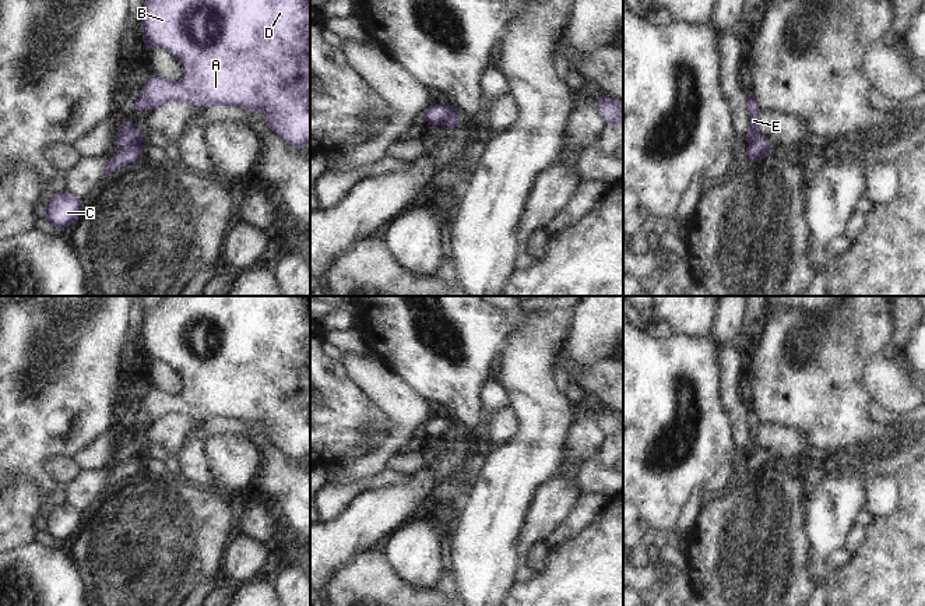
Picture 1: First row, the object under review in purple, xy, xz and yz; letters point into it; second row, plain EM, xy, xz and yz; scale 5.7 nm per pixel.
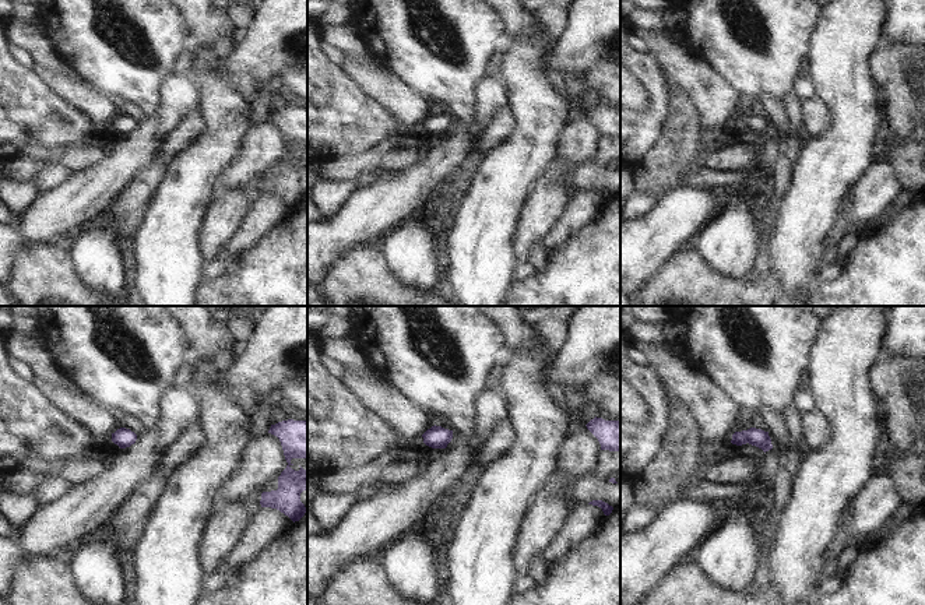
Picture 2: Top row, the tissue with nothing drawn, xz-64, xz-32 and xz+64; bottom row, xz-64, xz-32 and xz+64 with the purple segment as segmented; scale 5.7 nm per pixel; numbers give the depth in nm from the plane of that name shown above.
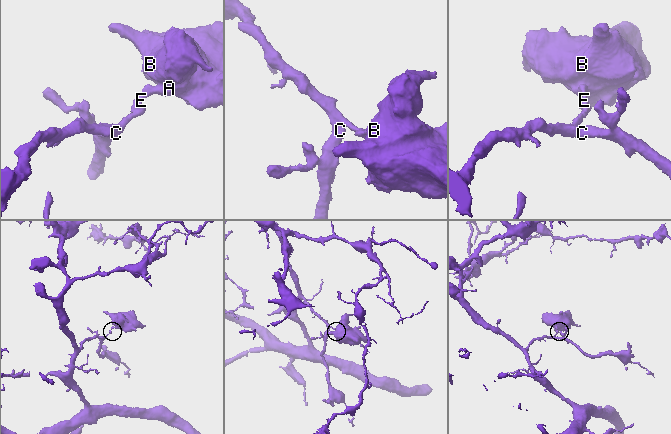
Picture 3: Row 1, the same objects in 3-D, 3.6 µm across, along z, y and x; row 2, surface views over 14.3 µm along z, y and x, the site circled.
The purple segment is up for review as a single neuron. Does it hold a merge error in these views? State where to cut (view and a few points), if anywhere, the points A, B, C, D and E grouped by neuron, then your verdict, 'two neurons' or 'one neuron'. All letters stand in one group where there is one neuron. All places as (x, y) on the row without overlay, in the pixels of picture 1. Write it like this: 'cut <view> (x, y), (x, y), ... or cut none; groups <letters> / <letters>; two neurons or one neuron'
cut xz (453, 420), (439, 437); groups A B D E / C; two neurons

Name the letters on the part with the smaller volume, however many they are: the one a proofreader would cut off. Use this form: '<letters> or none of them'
A, B, D, E

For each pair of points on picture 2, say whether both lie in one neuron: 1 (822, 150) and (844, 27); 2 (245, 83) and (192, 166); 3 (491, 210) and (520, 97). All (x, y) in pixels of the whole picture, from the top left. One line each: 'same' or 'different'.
1: same
2: different
3: same

